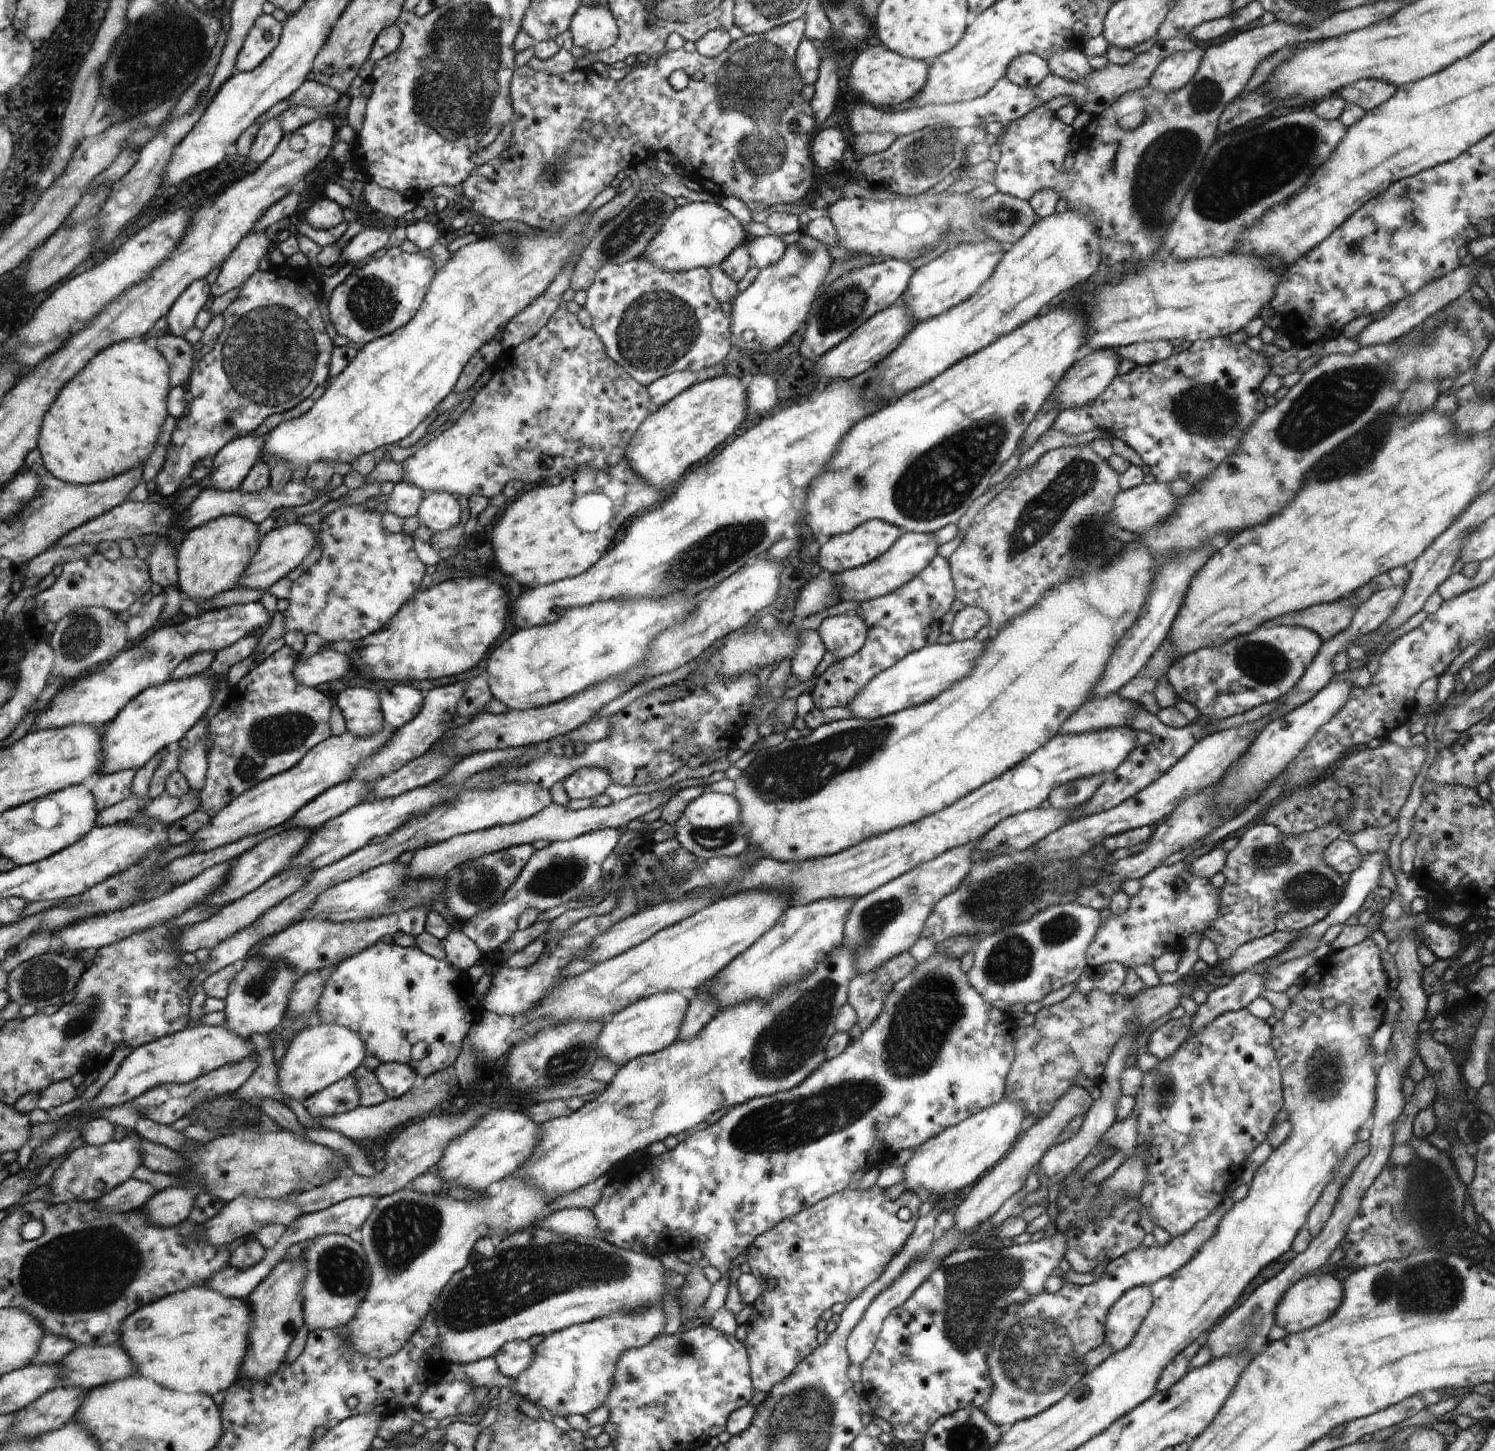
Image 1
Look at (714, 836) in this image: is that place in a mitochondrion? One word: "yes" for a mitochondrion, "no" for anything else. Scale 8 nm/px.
yes

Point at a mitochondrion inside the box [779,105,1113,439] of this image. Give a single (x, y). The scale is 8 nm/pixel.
(936, 146)

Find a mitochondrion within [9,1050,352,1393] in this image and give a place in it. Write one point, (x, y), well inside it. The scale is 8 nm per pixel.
(52, 1280)

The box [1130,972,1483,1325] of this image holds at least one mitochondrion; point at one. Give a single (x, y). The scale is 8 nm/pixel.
(1433, 1288)

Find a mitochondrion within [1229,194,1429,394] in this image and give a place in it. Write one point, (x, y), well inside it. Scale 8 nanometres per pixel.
(1356, 246)

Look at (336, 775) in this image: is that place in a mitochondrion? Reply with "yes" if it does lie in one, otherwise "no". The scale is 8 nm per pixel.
no

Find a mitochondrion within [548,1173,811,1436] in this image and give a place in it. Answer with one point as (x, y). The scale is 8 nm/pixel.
(684, 1348)

